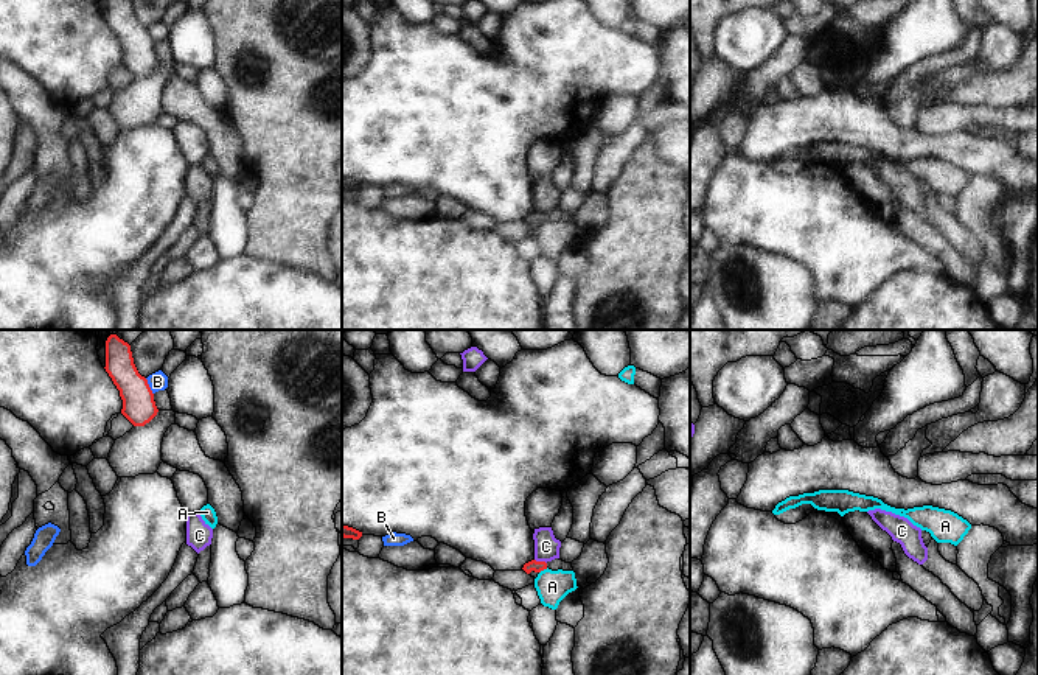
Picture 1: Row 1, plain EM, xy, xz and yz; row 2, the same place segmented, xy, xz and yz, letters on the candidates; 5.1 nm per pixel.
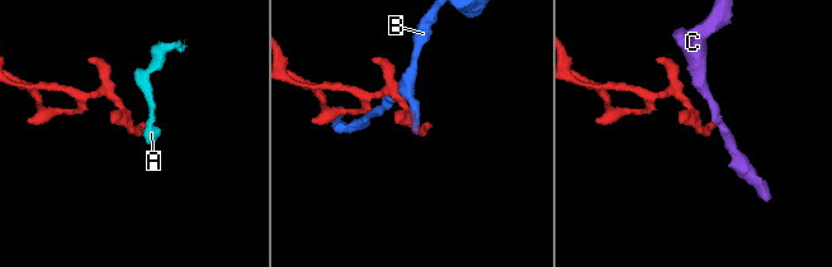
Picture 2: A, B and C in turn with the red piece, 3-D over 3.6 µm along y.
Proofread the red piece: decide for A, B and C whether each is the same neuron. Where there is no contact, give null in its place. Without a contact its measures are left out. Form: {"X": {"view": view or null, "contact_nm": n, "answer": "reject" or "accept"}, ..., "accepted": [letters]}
{"A": {"view": "xz", "contact_nm": 50, "answer": "reject"}, "B": {"view": "xy", "contact_nm": 100, "answer": "reject"}, "C": {"view": "xz", "contact_nm": 70, "answer": "reject"}, "accepted": []}

